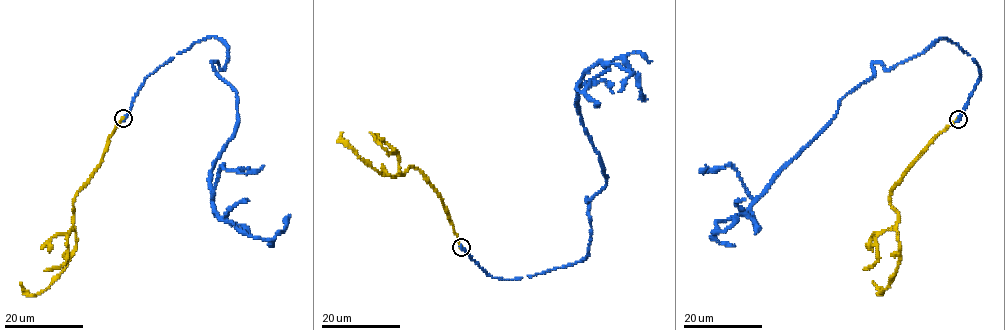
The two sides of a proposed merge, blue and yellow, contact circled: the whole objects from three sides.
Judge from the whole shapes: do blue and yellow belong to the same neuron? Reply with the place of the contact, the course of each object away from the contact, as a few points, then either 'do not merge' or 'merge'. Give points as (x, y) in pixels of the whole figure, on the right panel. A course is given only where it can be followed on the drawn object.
place (958, 119); course blue (958, 119), (980, 75), (955, 43), (938, 39), (888, 70), (873, 62), (712, 238), (736, 215); course yellow (958, 119), (940, 132), (891, 192), (891, 208), (897, 214), (896, 268), (890, 285), (881, 294), (872, 281); do not merge

